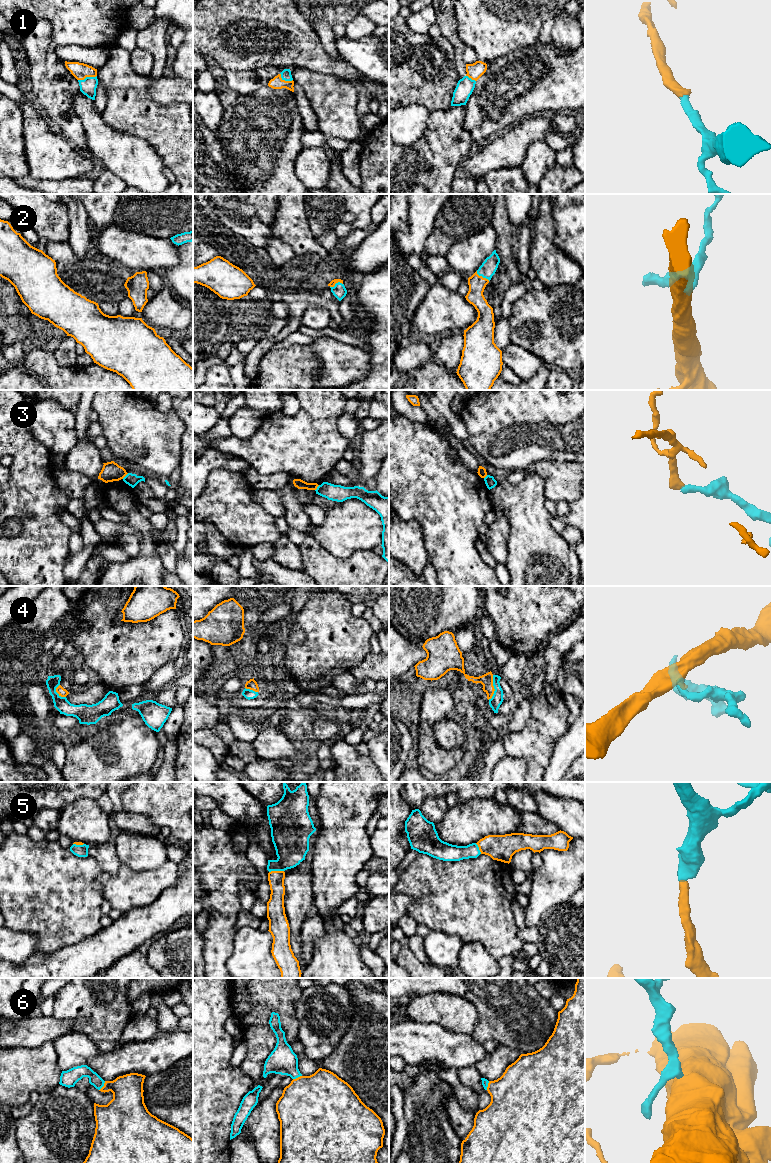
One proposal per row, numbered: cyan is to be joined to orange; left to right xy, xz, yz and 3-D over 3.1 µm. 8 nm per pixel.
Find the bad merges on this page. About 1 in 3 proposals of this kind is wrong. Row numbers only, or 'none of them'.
3, 4

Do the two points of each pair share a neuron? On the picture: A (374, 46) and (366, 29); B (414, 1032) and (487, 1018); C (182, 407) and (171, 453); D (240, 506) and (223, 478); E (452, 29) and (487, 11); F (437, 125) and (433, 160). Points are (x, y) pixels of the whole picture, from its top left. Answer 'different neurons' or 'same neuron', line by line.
A: different neurons
B: different neurons
C: different neurons
D: same neuron
E: different neurons
F: same neuron

